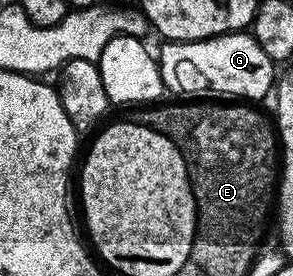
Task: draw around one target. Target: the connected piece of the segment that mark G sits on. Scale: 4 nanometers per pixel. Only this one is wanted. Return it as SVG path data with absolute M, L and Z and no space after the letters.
M228 32L196 42L167 40L162 45L157 50L157 61L163 89L168 95L190 96L195 100L222 96L227 100L246 100L251 104L259 104L267 93L272 93L276 85L277 64L265 56L265 48L257 44L255 35L250 32Z

